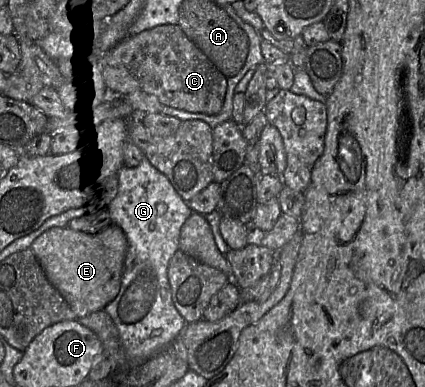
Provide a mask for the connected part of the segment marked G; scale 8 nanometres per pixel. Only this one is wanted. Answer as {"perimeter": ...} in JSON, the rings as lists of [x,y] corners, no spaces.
{"perimeter":[[[145,157],[135,168],[122,167],[117,174],[116,184],[116,193],[106,211],[110,217],[110,224],[119,227],[125,233],[128,250],[120,291],[104,310],[112,318],[119,331],[126,354],[126,368],[133,368],[168,349],[187,324],[173,303],[168,280],[168,266],[173,255],[179,250],[181,229],[194,212],[177,193],[168,178],[153,167]]]}

